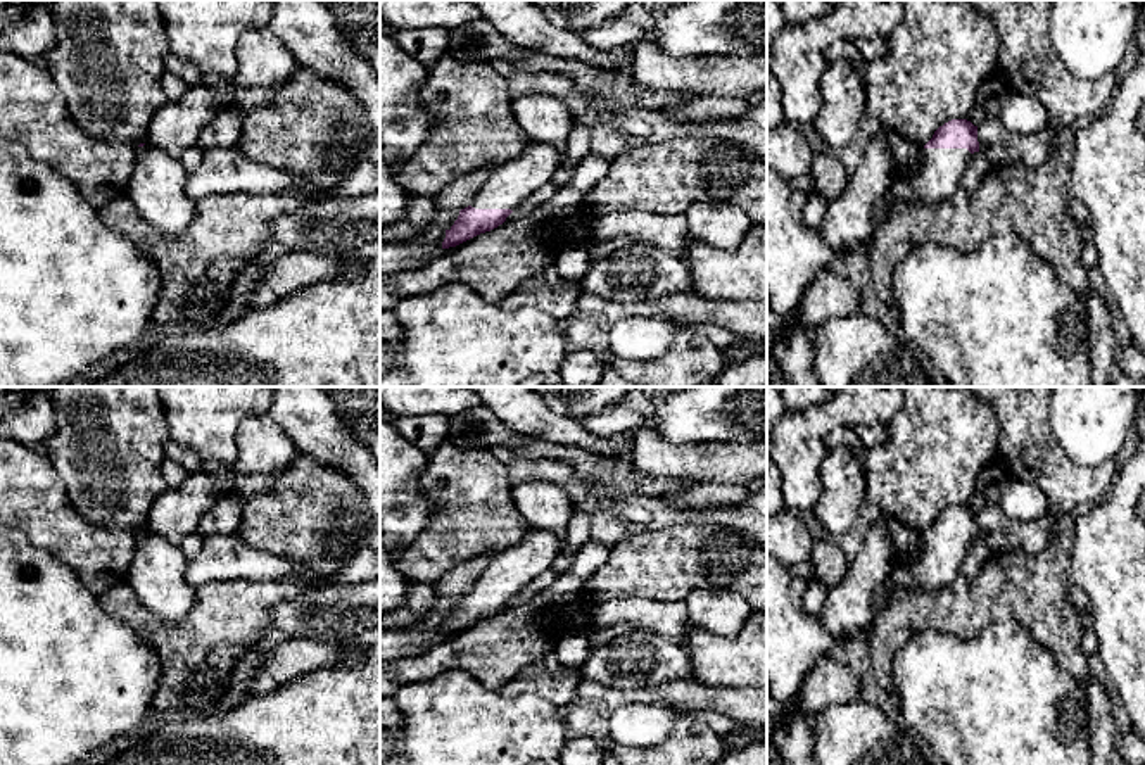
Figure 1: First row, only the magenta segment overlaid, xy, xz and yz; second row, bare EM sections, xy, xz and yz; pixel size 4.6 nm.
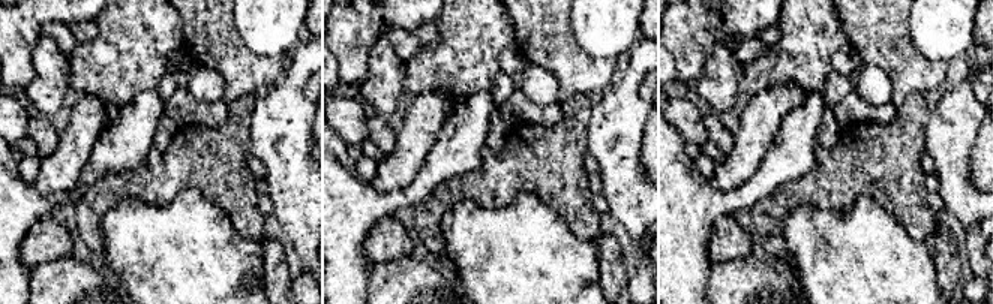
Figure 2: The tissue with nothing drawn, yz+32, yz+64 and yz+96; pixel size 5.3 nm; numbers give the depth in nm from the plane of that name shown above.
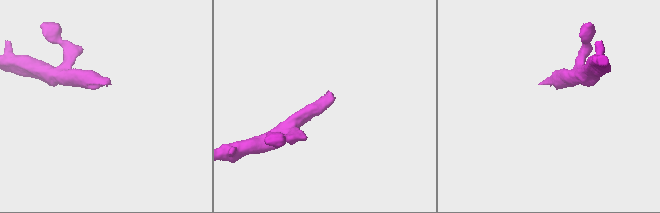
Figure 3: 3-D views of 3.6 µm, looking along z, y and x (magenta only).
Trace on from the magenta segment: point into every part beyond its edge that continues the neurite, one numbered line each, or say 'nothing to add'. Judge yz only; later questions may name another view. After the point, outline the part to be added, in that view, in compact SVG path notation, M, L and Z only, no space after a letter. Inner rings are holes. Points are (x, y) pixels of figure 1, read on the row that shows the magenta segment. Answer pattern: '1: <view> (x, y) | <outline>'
1: yz (938, 177) | M920 147L920 166L893 181L888 193L910 204L941 205L960 188L971 155L967 149Z

